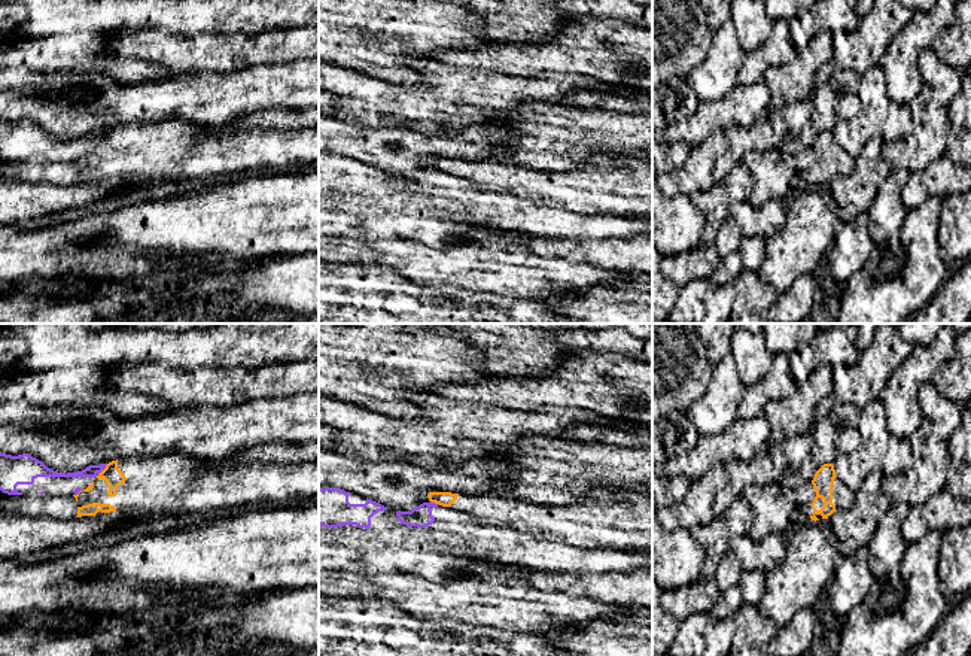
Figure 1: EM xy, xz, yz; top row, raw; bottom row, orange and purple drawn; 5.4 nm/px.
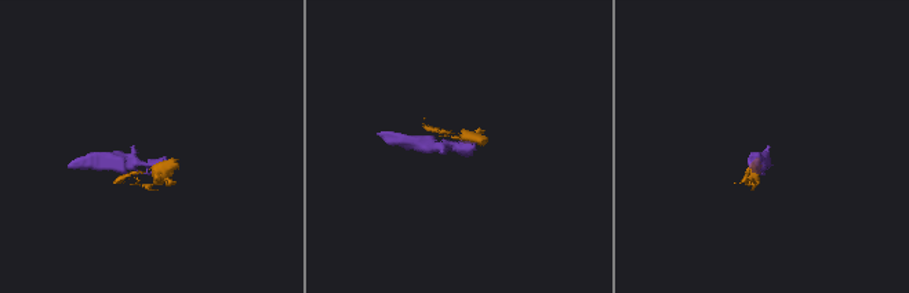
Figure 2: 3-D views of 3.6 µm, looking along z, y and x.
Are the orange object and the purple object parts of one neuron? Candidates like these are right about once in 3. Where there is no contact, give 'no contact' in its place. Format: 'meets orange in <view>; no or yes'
meets orange in xy; no

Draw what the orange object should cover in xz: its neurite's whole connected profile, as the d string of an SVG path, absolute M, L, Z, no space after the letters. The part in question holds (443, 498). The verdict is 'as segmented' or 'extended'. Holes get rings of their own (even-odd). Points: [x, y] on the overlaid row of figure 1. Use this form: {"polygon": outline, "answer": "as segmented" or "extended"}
{"polygon": "M591 488L567 505L483 493L430 492L427 498L480 523L503 525L579 550L652 550L652 488Z", "answer": "extended"}

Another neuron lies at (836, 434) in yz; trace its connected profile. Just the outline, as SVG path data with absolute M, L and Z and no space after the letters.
M837 403L825 417L813 422L809 456L797 470L786 470L779 480L785 493L792 495L797 488L812 482L824 464L834 464L838 456L850 455L859 447L859 414L859 407Z

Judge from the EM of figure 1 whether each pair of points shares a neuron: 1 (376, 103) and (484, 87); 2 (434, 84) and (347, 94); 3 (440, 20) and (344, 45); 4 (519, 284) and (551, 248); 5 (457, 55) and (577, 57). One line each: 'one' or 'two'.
1: one
2: one
3: one
4: two
5: one

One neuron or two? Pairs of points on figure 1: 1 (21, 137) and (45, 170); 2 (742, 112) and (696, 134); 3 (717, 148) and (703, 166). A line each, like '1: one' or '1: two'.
1: two
2: one
3: one

